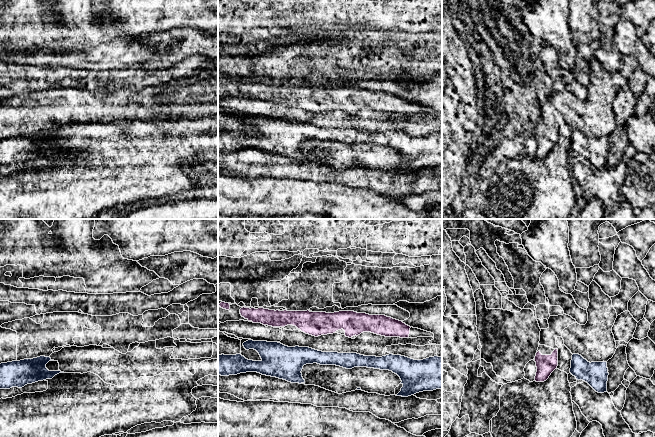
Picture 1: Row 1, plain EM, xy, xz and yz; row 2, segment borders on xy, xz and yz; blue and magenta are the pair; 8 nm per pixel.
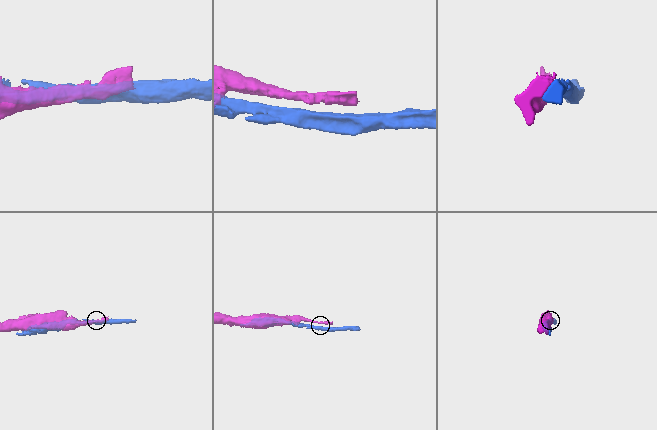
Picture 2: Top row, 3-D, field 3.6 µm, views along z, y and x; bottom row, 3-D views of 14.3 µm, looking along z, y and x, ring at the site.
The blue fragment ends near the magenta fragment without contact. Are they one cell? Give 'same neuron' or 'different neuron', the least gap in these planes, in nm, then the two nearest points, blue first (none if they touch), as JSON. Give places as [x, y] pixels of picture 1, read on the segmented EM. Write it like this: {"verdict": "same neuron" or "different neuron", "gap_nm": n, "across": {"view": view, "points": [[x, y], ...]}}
{"verdict": "different neuron", "gap_nm": 100, "across": {"view": "xz", "points": [[308, 347], [312, 335]]}}

